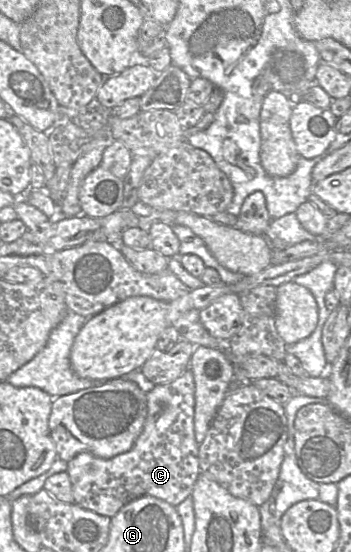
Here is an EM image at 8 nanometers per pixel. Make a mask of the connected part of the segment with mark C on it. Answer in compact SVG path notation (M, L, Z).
M188 368L176 380L158 384L147 394L147 416L143 430L133 447L109 459L82 452L67 462L66 472L72 484L74 503L84 509L112 518L129 502L145 496L153 496L178 506L191 496L195 483L201 474L199 444L194 431L195 383L193 372Z

